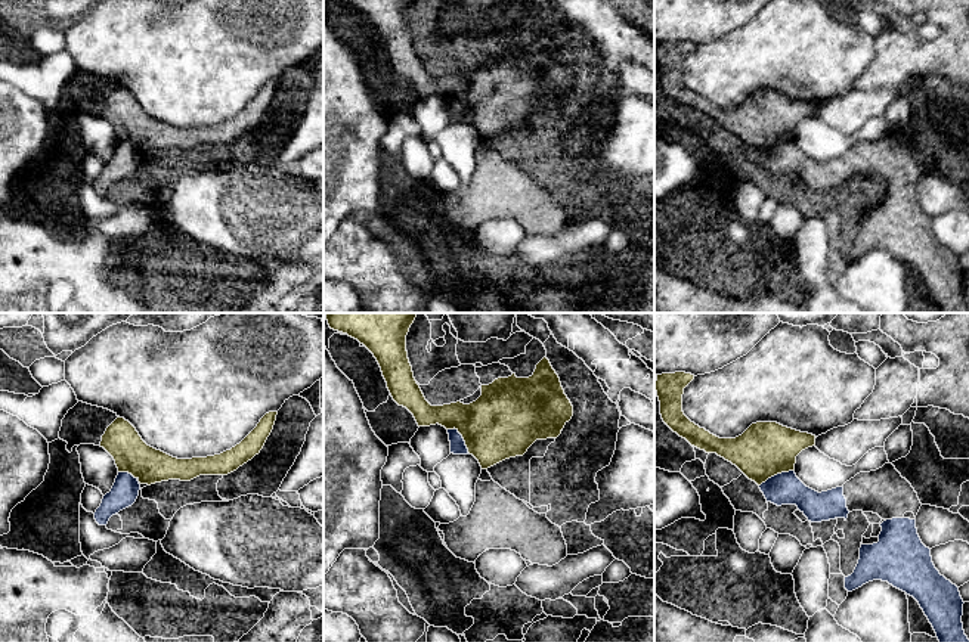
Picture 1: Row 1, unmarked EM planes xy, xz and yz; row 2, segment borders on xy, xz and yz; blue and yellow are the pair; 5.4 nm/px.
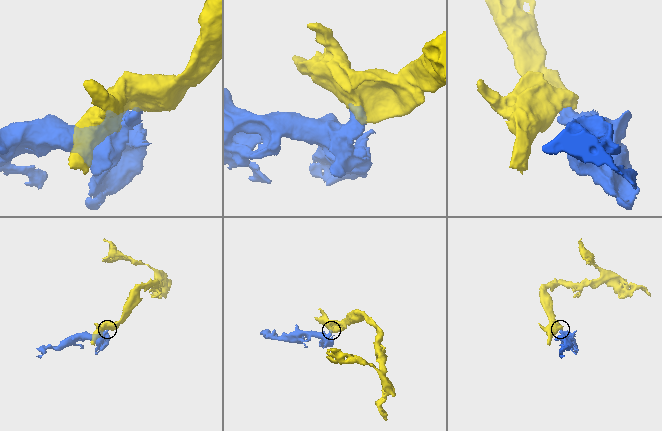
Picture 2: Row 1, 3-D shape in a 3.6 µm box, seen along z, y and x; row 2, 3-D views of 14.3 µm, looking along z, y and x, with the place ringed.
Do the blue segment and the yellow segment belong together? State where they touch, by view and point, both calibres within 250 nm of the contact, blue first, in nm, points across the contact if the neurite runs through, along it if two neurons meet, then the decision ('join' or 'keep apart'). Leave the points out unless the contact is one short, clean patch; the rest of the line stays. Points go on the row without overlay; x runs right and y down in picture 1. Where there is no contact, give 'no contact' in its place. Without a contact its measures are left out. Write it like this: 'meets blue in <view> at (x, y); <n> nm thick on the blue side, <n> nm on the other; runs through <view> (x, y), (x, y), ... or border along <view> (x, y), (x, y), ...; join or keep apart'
meets blue in yz at (777, 143); 180 nm thick on the blue side, 300 nm on the other; border along yz (793, 139), (777, 142), (759, 155); keep apart

